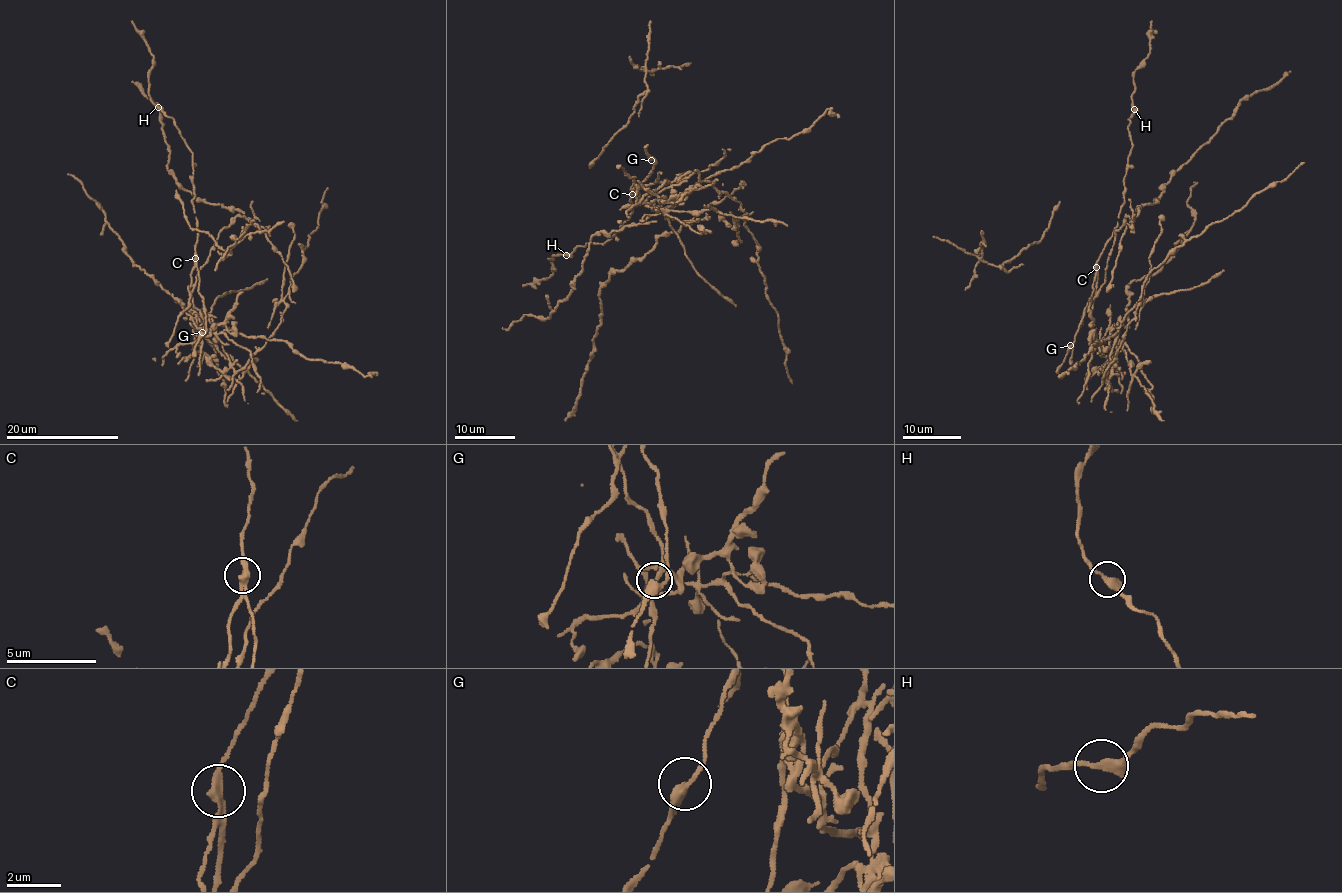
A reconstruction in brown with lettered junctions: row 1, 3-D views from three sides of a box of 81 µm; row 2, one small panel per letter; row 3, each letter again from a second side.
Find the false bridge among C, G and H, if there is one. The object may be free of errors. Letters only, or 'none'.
C

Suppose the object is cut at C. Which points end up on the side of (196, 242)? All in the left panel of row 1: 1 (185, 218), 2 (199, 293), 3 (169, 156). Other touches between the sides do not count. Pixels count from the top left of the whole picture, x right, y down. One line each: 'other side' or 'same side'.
1: other side
2: same side
3: other side

